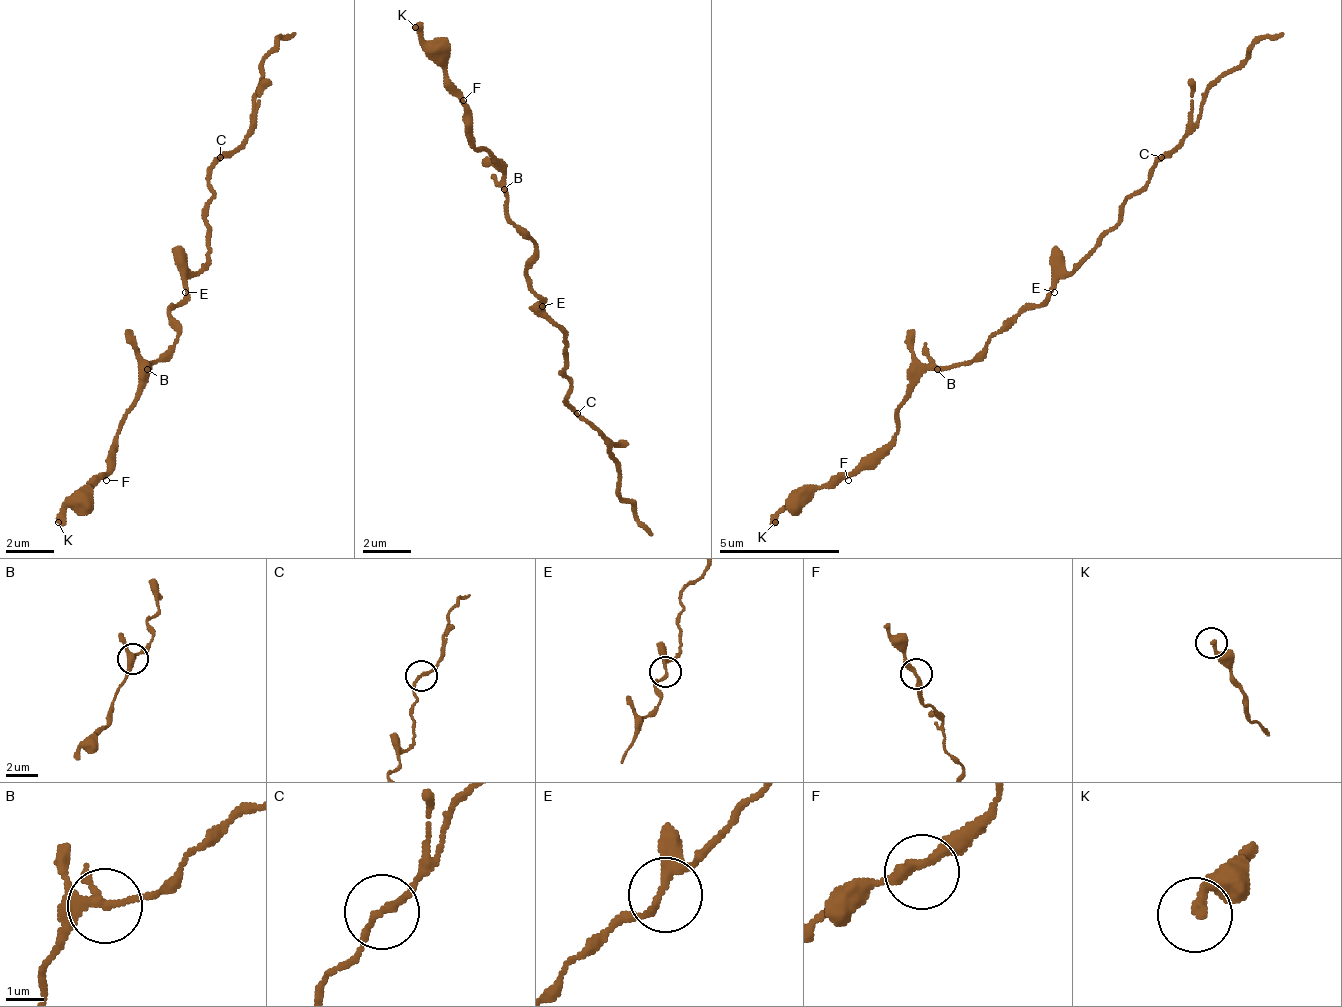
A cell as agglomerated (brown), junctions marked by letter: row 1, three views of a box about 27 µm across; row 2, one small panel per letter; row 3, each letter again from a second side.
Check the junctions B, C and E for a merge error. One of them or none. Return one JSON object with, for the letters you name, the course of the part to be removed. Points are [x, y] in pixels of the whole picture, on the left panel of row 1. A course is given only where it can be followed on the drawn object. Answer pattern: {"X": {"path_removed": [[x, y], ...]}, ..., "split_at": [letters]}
{"split_at": []}

